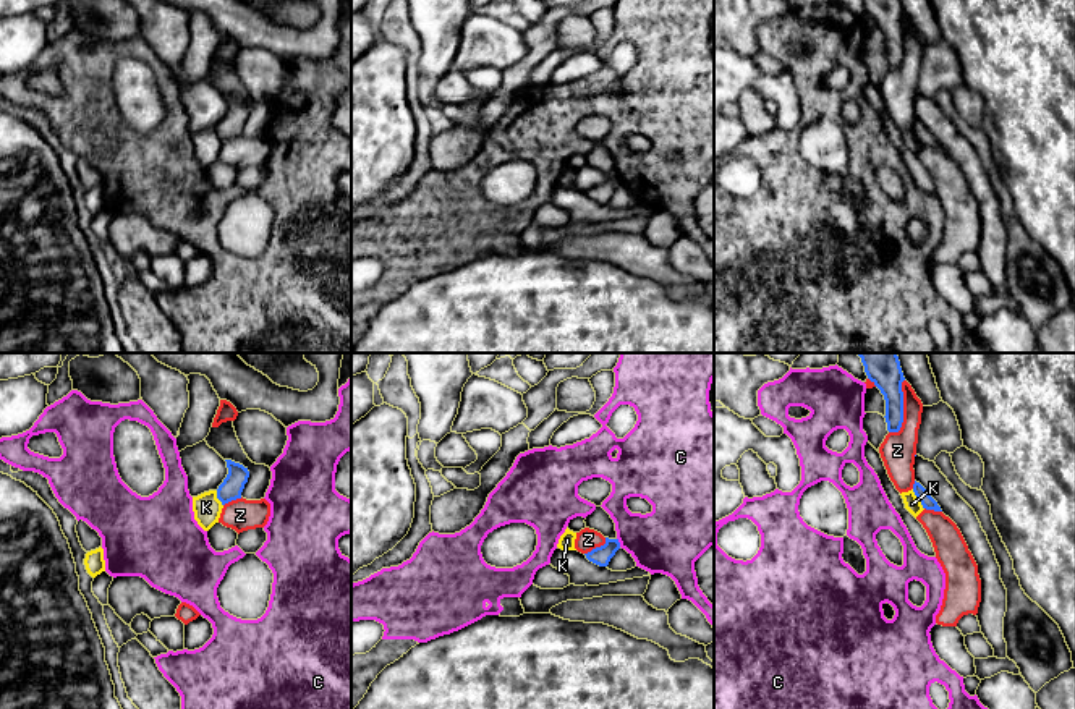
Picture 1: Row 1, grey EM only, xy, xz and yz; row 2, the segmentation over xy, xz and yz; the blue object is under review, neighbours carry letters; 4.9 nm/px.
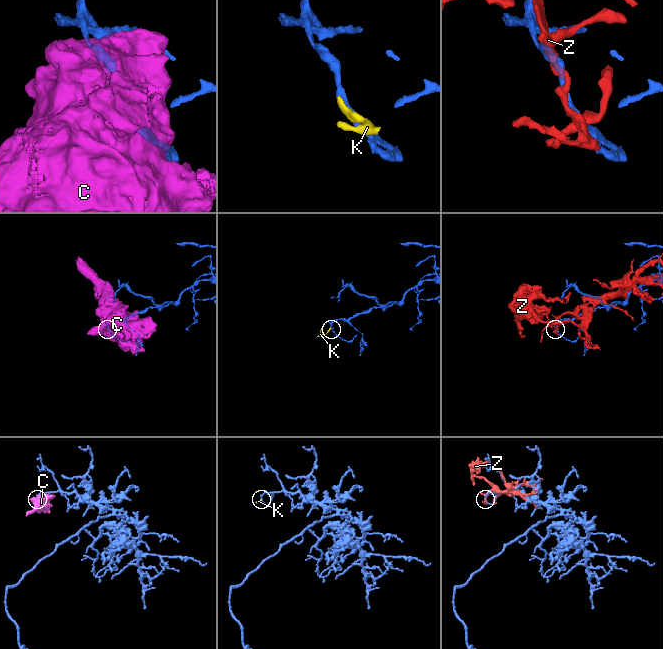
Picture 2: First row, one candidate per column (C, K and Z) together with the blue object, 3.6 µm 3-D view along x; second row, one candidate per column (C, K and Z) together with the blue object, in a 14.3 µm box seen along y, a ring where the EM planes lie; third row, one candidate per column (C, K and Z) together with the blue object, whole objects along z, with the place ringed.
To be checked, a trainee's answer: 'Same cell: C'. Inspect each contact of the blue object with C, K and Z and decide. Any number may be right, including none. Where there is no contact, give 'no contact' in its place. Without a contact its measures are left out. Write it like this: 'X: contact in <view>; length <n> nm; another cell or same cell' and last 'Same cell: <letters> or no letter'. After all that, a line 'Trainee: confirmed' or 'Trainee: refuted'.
C: contact in xz; length 50 nm; another cell
K: contact in yz; length 120 nm; another cell
Z: contact in yz; length 280 nm; another cell
Same cell: no letter
Trainee: refuted

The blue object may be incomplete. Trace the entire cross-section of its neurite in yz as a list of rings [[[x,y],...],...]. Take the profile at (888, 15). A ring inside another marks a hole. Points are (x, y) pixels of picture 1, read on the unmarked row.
[[[863,0],[868,16],[881,28],[886,37],[886,60],[889,70],[899,70],[903,60],[905,18],[900,0]]]

